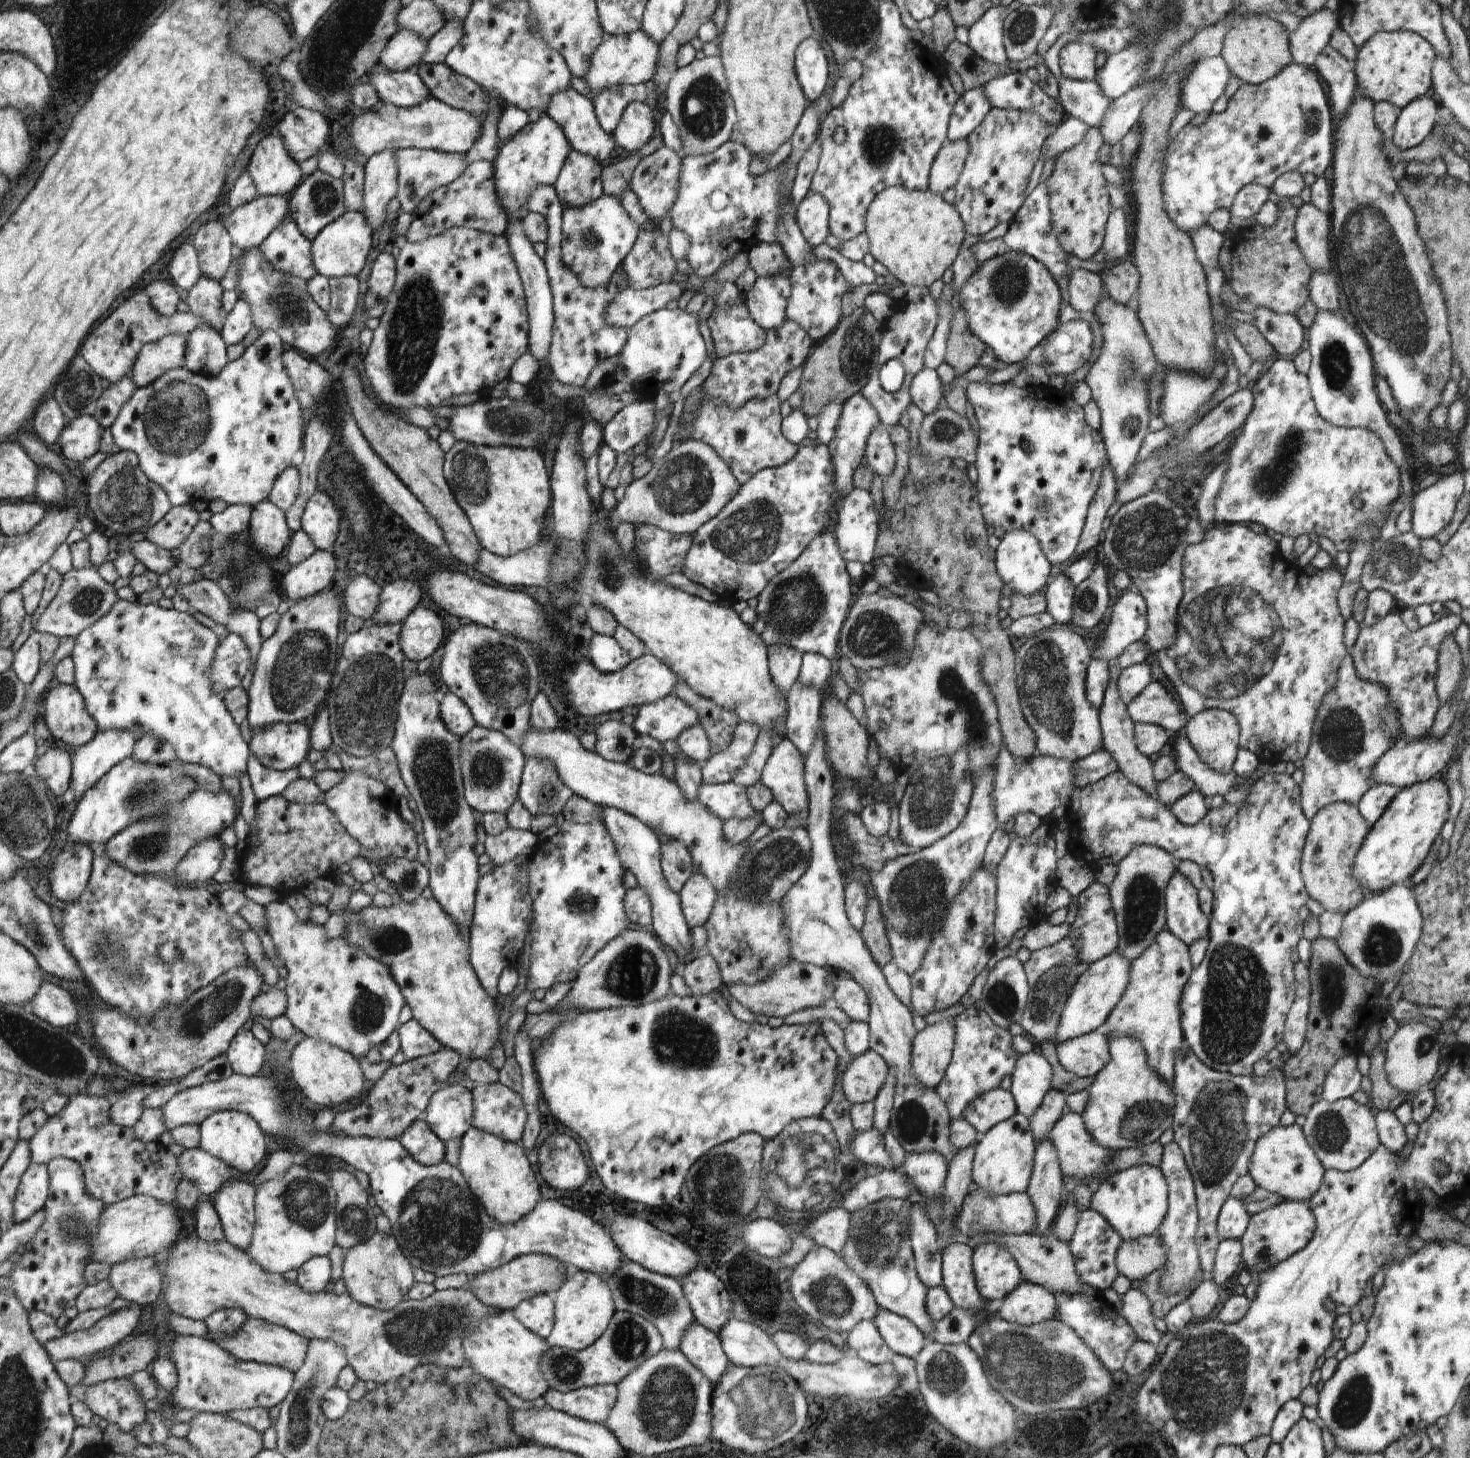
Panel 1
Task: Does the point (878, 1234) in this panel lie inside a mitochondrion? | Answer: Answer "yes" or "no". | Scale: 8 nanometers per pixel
yes

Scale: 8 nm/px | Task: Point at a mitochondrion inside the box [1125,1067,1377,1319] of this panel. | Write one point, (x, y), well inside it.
(1218, 1119)

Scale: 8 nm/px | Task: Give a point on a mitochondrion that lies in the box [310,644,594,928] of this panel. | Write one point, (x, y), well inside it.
(363, 703)

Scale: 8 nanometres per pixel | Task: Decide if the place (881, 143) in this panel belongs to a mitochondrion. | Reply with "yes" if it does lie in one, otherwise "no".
yes

